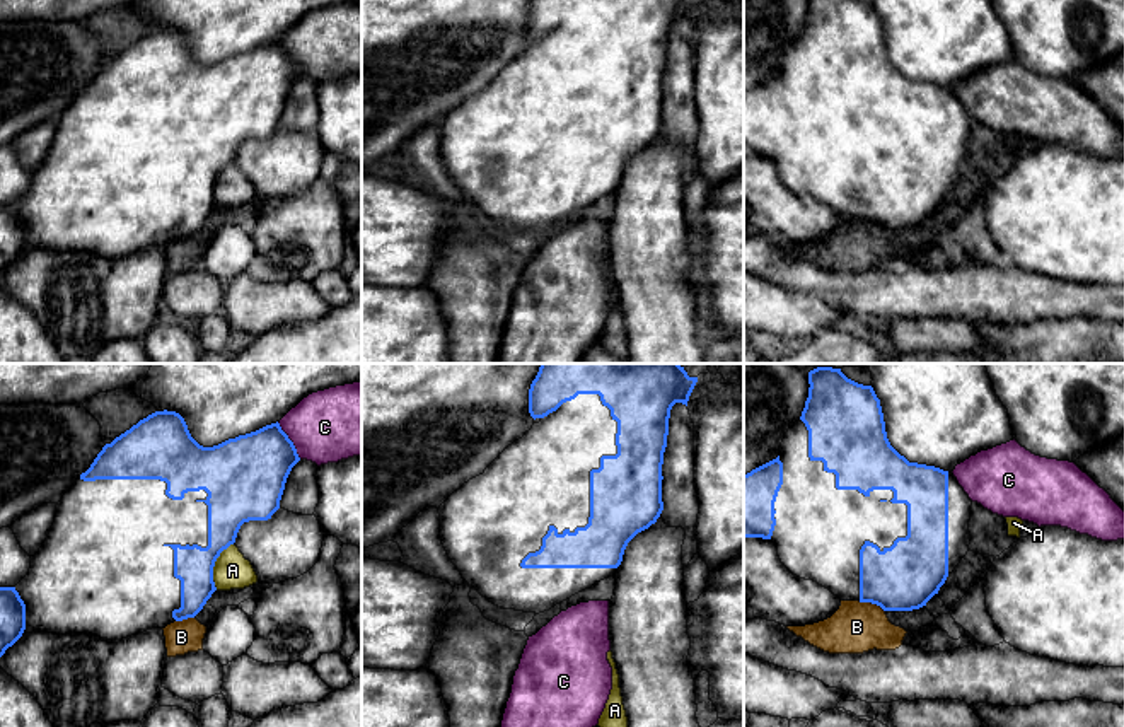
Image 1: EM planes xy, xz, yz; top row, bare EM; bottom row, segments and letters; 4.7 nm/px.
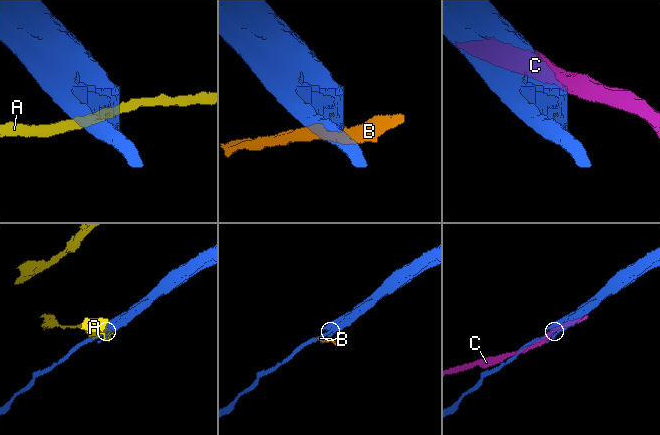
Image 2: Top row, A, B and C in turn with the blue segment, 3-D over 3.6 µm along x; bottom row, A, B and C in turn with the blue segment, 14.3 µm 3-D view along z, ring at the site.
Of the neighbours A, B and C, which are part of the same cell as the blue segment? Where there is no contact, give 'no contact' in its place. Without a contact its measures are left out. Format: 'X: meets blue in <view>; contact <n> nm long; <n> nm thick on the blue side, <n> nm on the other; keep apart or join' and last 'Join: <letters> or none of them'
A: meets blue in xy; contact 240 nm long; 190 nm thick on the blue side, 170 nm on the other; keep apart
B: meets blue in yz; contact 140 nm long; 320 nm thick on the blue side, 240 nm on the other; keep apart
C: meets blue in xy; contact 200 nm long; 360 nm thick on the blue side, 340 nm on the other; keep apart
Join: none of them

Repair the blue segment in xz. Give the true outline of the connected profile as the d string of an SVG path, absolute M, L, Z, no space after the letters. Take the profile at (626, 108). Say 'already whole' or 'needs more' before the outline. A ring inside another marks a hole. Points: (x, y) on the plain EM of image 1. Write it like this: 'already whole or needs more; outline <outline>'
needs more; outline M532 0L529 7L529 31L539 41L508 63L483 92L464 101L438 126L442 162L469 205L501 227L544 230L571 213L590 206L597 200L616 193L628 160L657 140L663 128L662 82L667 65L669 36L675 20L687 24L696 0Z

